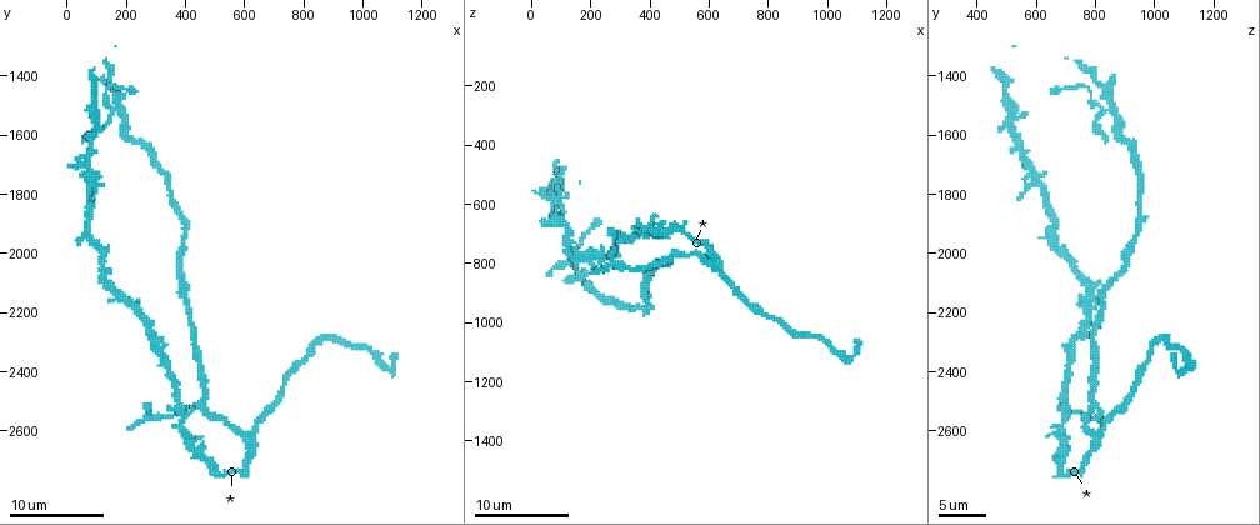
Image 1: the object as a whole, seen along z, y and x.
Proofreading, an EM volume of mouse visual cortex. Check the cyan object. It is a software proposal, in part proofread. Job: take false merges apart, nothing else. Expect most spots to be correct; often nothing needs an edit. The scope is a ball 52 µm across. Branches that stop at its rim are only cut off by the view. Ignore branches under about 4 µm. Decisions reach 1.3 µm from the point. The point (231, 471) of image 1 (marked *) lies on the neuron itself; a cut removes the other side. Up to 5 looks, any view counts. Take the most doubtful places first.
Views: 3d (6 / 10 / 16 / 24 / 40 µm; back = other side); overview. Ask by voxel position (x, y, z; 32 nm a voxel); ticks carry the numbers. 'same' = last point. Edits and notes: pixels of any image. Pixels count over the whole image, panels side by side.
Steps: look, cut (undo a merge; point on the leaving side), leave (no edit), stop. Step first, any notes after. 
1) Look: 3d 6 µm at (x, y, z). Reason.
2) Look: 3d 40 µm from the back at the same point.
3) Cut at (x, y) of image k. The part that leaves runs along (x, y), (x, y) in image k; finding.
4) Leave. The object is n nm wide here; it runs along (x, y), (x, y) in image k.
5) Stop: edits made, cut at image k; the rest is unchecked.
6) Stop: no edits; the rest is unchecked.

Look: 3d 10 µm at (450, 2510, 800). Small branch off a trunk.

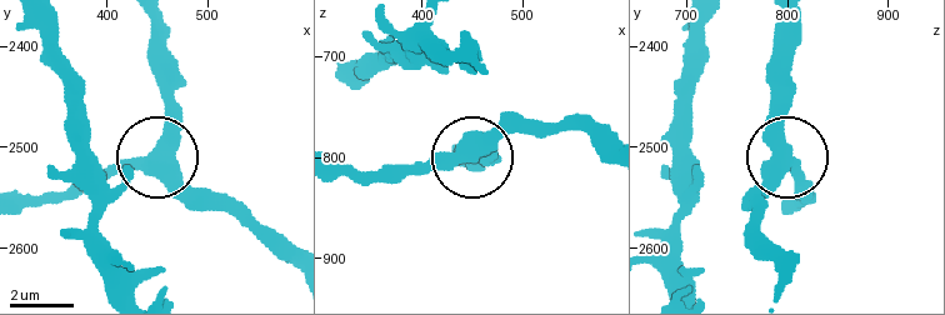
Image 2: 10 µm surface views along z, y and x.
Look: 3d 6 µm at (448, 2502, 798).

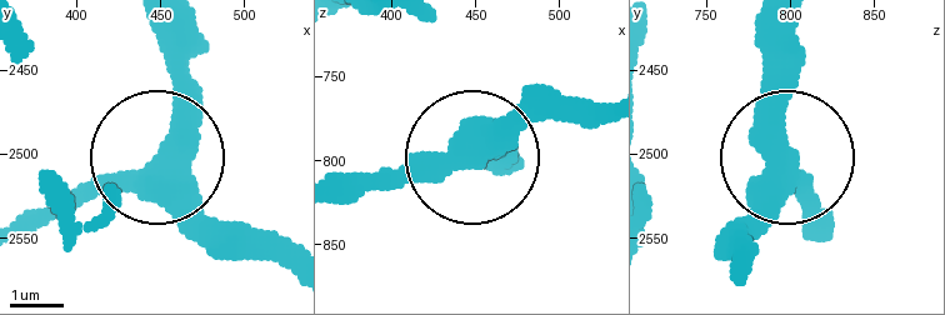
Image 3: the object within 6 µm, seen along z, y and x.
Leave. The object is 420 nm wide here; it runs along (600, 110), (546, 110), (465, 159), (363, 178) in image 3; continuous, no second neuron.

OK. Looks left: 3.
Look: 3d 10 µm at (60, 1690, 570). A narrow waist.

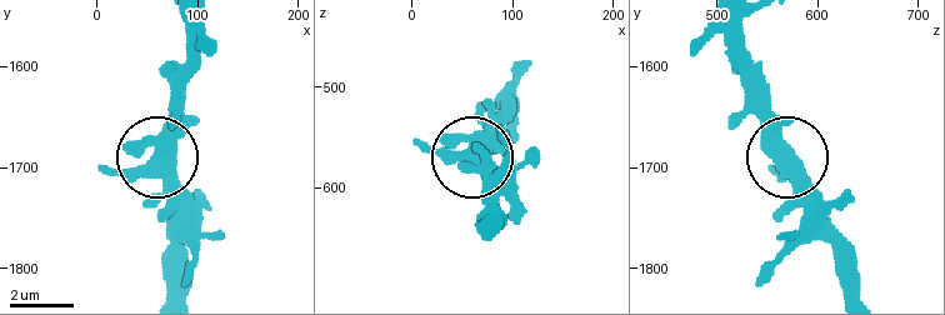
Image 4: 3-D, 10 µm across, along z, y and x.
Leave. Continuous, no second neuron.

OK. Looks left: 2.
Look: 3d 16 µm at (90, 1550, 530). Sudden change in width.

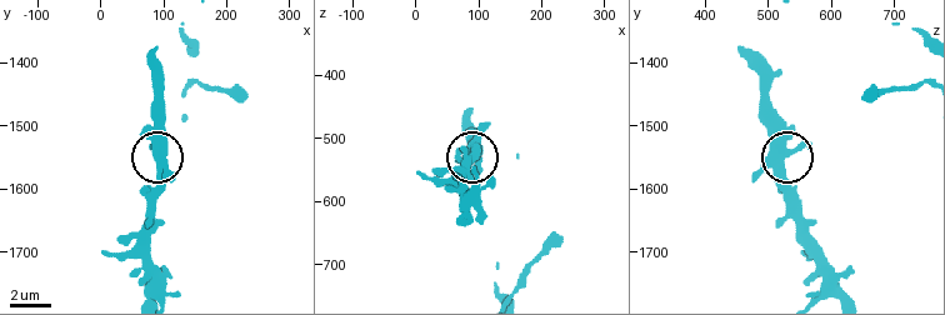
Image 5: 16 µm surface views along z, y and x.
Leave. The object is 470 nm wide here; it runs along (848, 291), (809, 231), (789, 181), (788, 125), (779, 113) in image 5; one neuron here.

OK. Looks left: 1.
Stop: no edits; the rest is unchecked.

